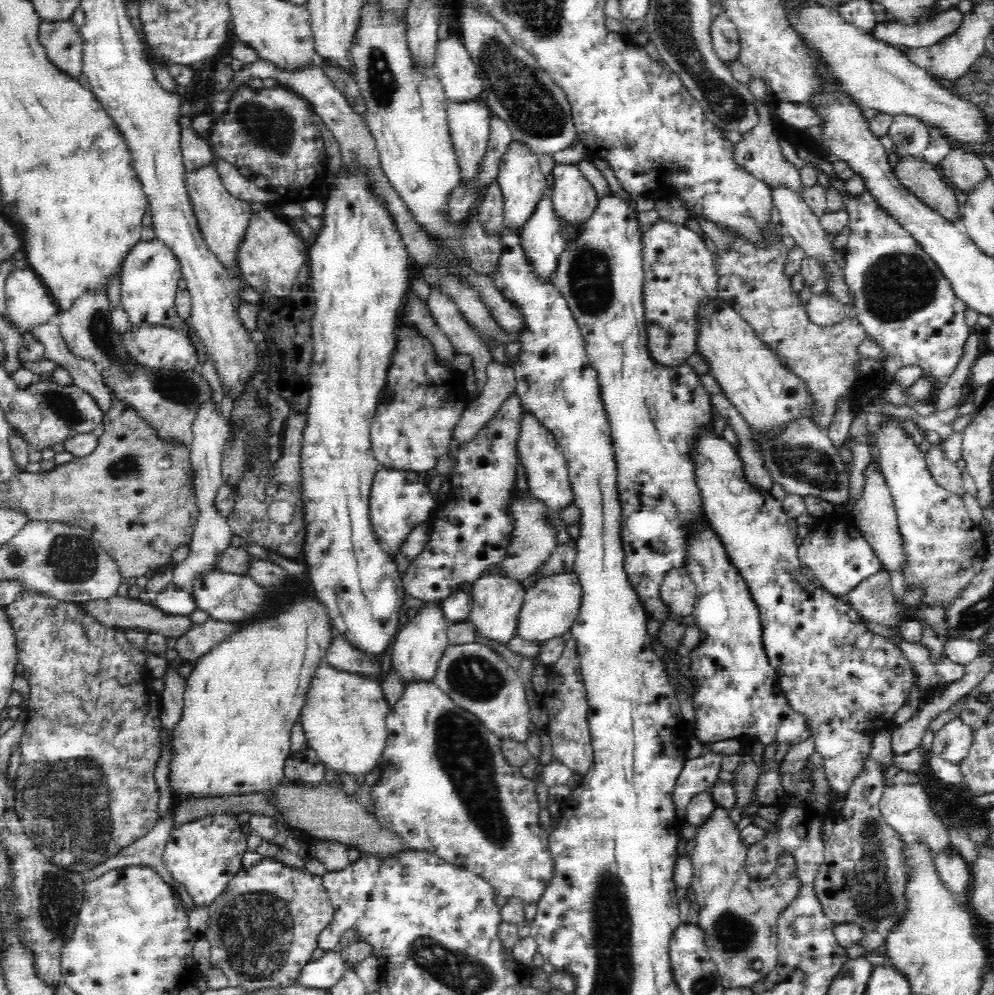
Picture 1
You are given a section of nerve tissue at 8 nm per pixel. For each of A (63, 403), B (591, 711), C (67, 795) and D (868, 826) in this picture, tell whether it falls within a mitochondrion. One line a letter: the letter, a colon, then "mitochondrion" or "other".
A: mitochondrion
B: other
C: mitochondrion
D: mitochondrion

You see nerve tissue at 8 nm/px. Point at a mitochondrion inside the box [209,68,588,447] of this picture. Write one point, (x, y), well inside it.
(275, 130)

